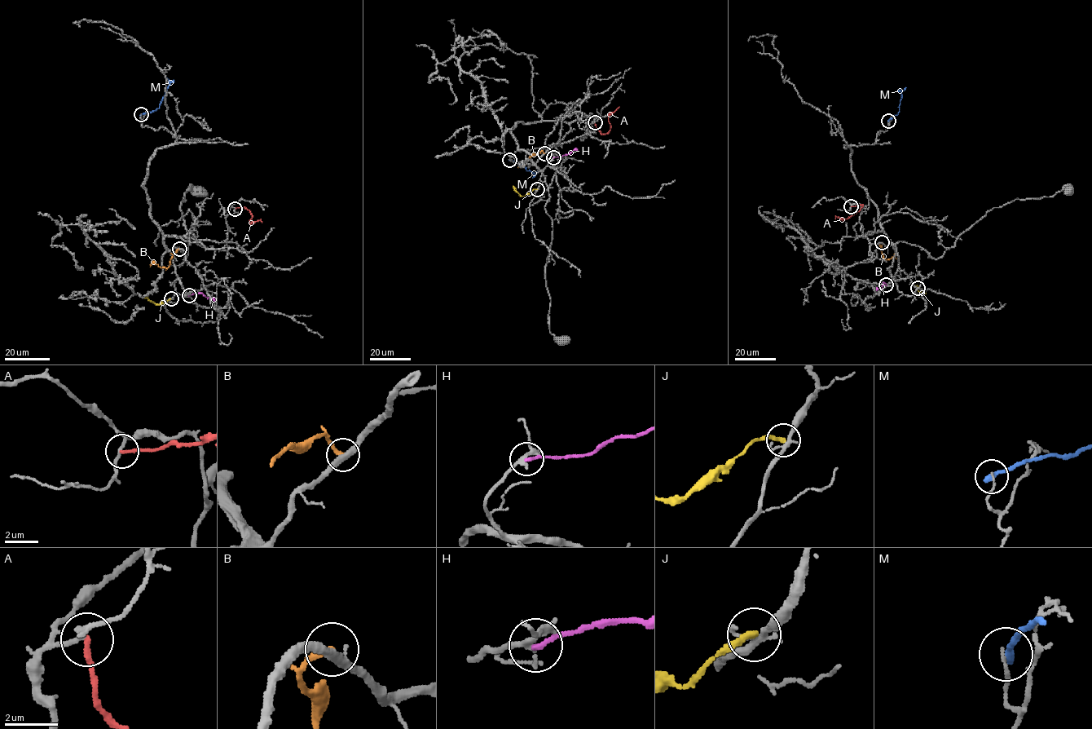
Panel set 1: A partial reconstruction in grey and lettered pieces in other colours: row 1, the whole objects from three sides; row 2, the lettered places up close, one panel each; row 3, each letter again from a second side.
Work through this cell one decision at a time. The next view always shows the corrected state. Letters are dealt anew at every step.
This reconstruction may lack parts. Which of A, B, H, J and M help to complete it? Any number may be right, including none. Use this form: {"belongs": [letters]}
{"belongs": []}

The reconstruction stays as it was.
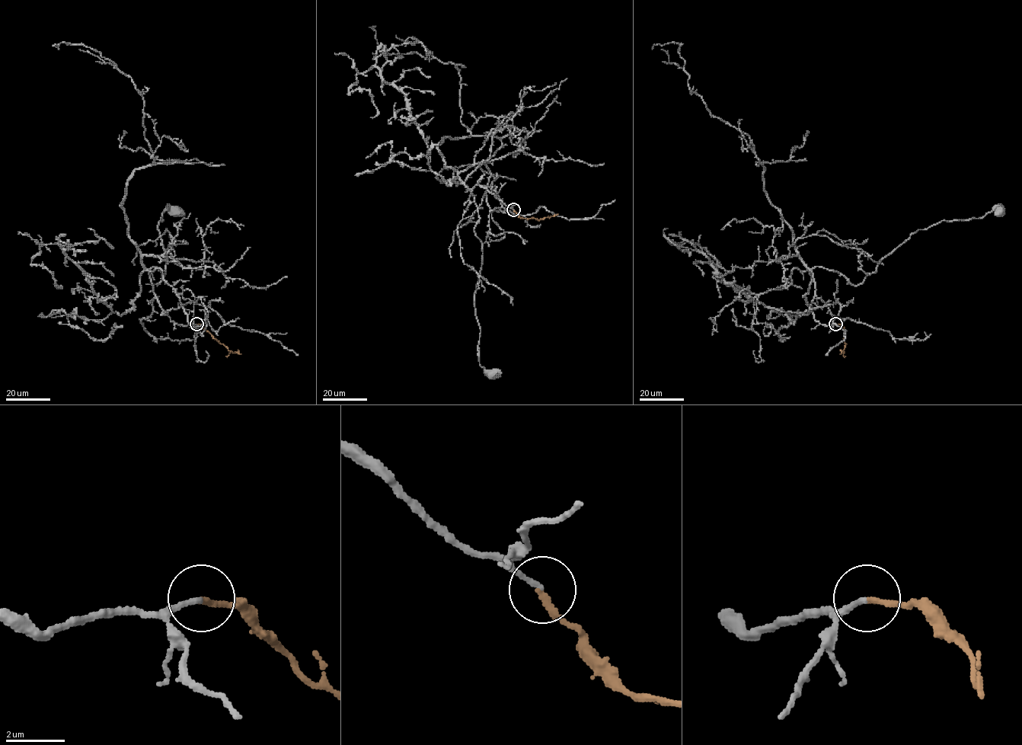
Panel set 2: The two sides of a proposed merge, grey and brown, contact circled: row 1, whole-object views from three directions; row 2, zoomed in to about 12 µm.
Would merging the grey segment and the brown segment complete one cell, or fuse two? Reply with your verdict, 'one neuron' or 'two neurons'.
one neuron

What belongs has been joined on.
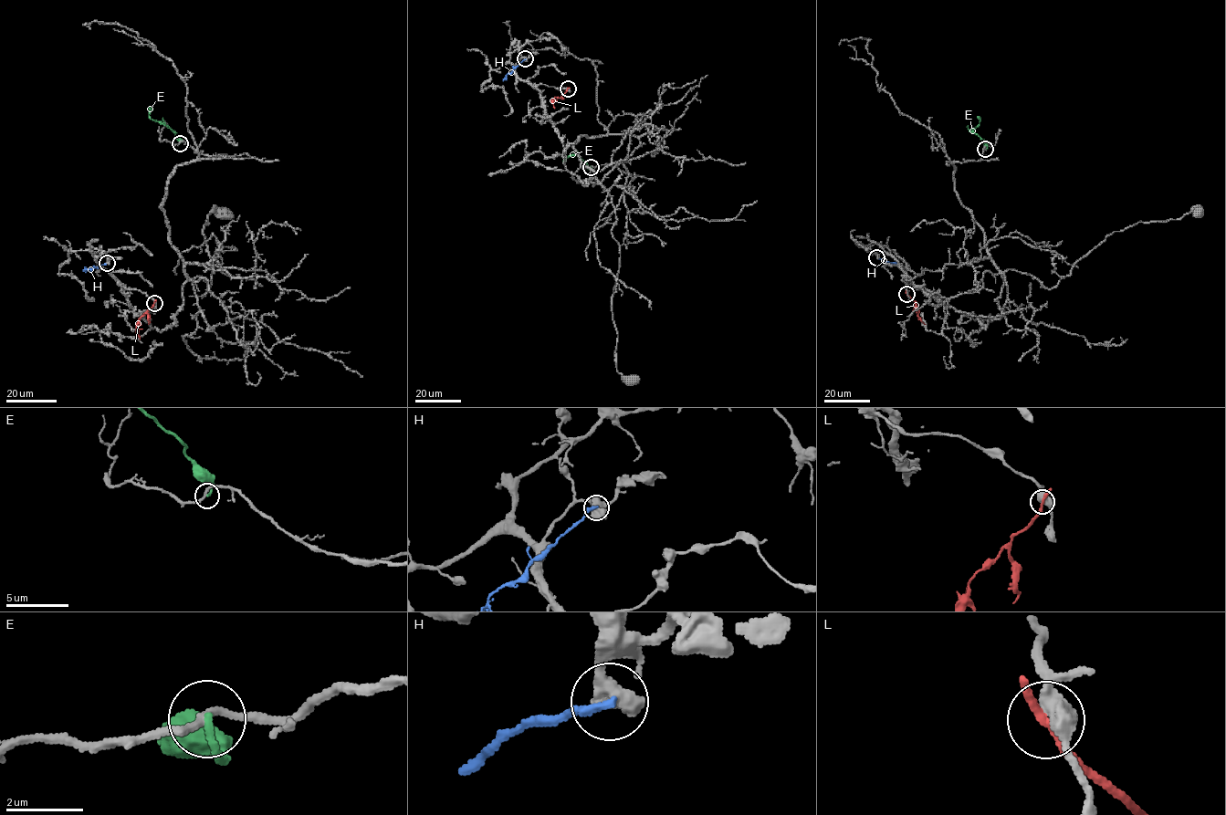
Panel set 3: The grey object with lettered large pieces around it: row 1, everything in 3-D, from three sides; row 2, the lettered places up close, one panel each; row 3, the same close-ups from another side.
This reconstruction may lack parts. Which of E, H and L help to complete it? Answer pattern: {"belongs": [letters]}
{"belongs": []}

